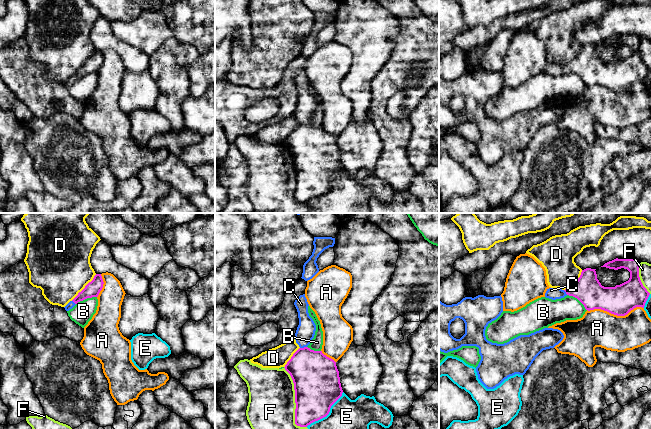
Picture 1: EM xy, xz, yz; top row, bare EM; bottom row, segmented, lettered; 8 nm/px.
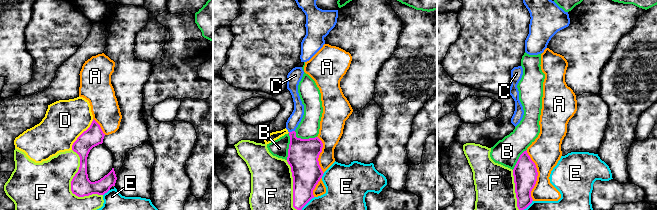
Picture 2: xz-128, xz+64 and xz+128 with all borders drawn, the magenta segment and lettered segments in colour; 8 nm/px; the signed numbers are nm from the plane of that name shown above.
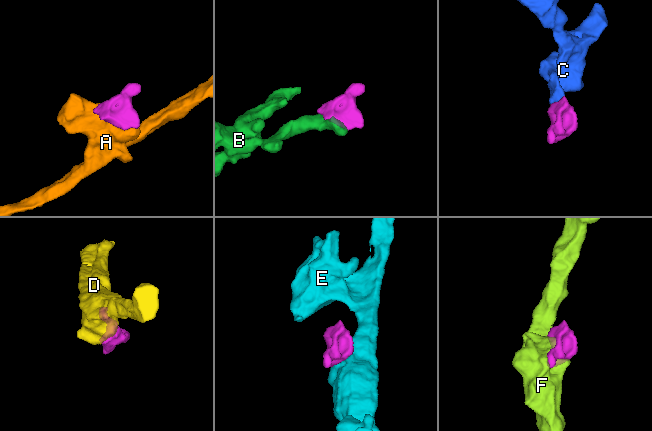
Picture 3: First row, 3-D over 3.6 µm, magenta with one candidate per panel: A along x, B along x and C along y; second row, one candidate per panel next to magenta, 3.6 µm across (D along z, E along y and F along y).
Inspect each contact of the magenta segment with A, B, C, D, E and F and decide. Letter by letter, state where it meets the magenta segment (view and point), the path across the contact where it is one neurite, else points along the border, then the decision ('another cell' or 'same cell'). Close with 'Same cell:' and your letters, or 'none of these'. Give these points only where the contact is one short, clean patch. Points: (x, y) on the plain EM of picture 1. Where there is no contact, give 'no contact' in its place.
A: contact yz (615, 90); another cell
B: contact yz (578, 75); another cell
C: contact xz (304, 123); way xz (315, 152), (305, 140), (304, 123), (305, 108); same cell
D: contact xy (85, 63); another cell
E: contact xz (327, 190); another cell
F: contact xz (295, 177); another cell
Same cell: C

